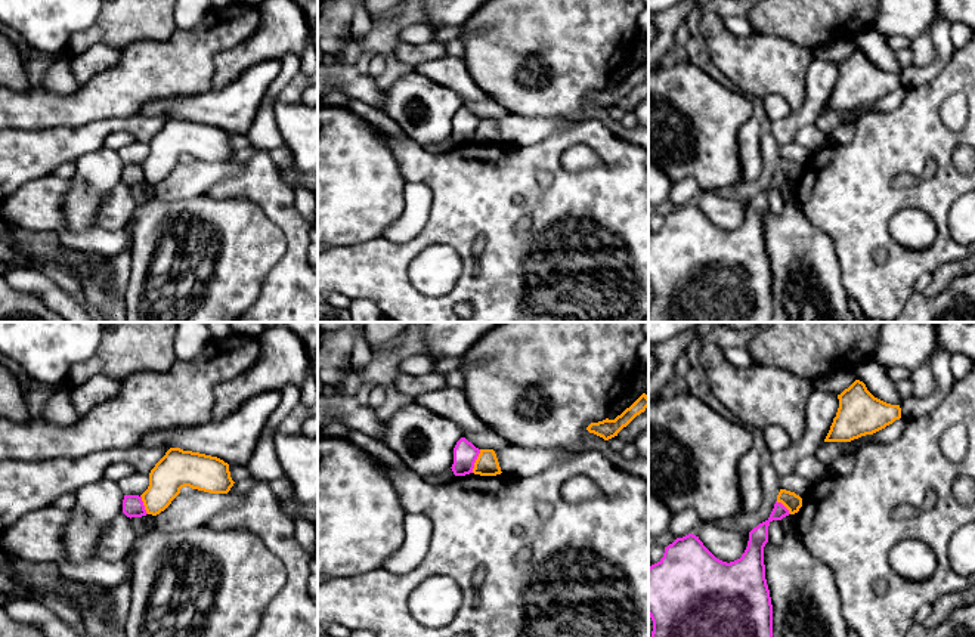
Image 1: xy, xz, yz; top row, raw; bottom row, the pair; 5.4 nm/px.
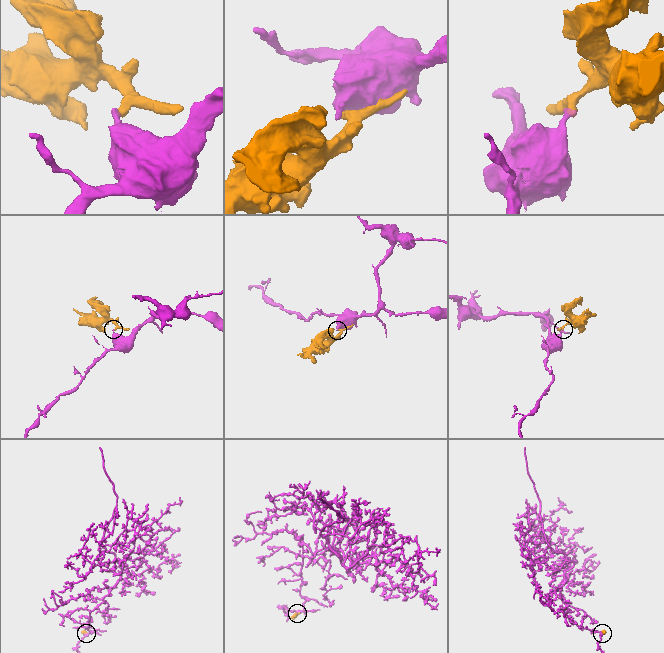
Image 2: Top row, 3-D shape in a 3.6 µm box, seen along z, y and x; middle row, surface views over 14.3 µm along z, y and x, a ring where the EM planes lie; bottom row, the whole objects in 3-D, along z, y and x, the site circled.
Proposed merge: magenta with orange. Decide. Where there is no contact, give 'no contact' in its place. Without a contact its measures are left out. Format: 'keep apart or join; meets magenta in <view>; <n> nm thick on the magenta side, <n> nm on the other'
keep apart; meets magenta in xz; 130 nm thick on the magenta side, 130 nm on the other

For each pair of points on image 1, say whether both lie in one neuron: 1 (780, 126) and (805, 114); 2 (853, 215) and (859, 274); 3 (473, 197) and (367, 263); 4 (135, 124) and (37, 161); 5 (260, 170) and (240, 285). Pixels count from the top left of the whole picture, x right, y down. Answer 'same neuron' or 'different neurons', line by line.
1: same neuron
2: same neuron
3: same neuron
4: same neuron
5: different neurons

